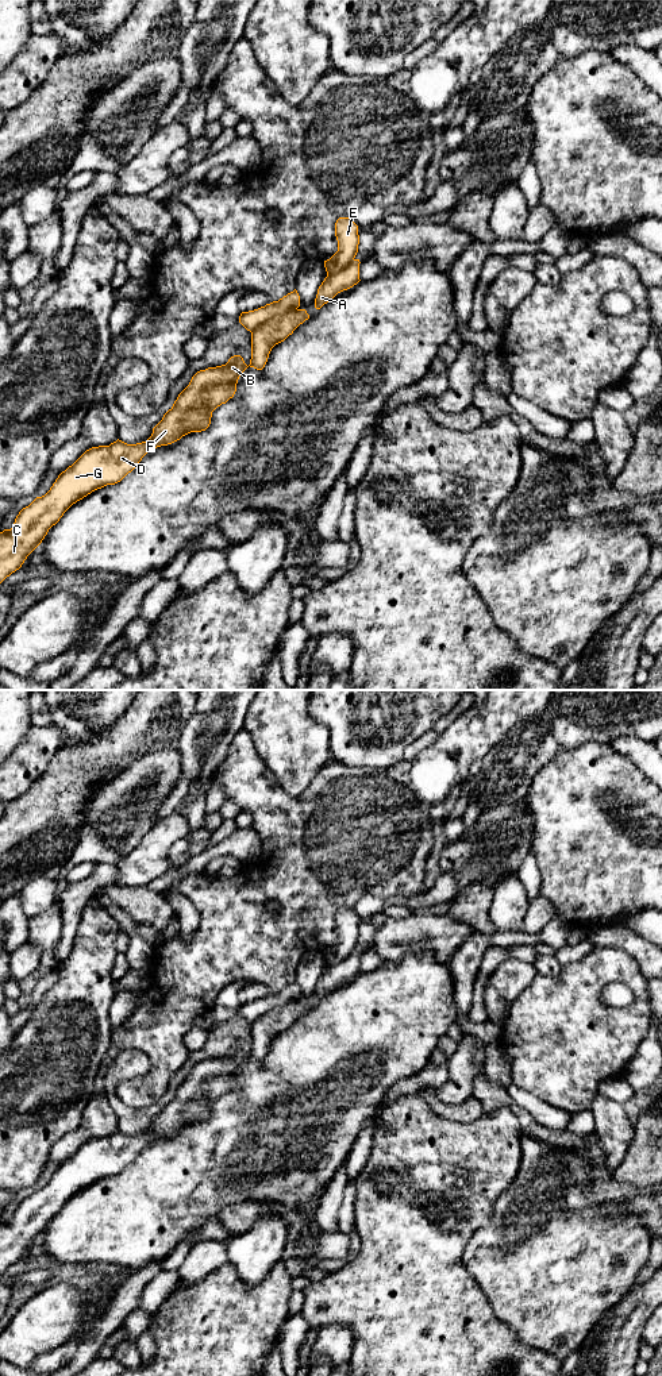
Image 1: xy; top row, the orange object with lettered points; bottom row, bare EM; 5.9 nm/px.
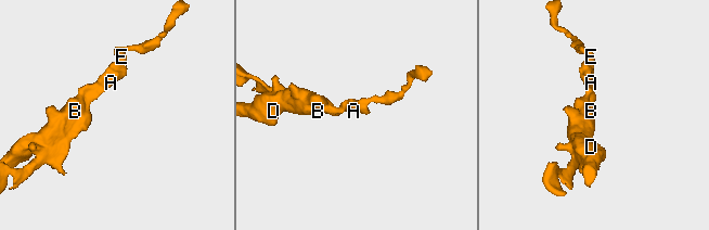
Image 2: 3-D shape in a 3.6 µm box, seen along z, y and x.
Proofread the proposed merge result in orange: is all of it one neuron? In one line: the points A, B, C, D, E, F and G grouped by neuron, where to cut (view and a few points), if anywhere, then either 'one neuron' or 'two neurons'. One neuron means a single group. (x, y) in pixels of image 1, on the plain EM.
A / B C D E F G; cut in xy along (296, 999), (266, 1010), (251, 1024); two neurons

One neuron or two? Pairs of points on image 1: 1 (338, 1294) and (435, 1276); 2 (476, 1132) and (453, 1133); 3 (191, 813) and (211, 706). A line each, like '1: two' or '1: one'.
1: one
2: one
3: one

